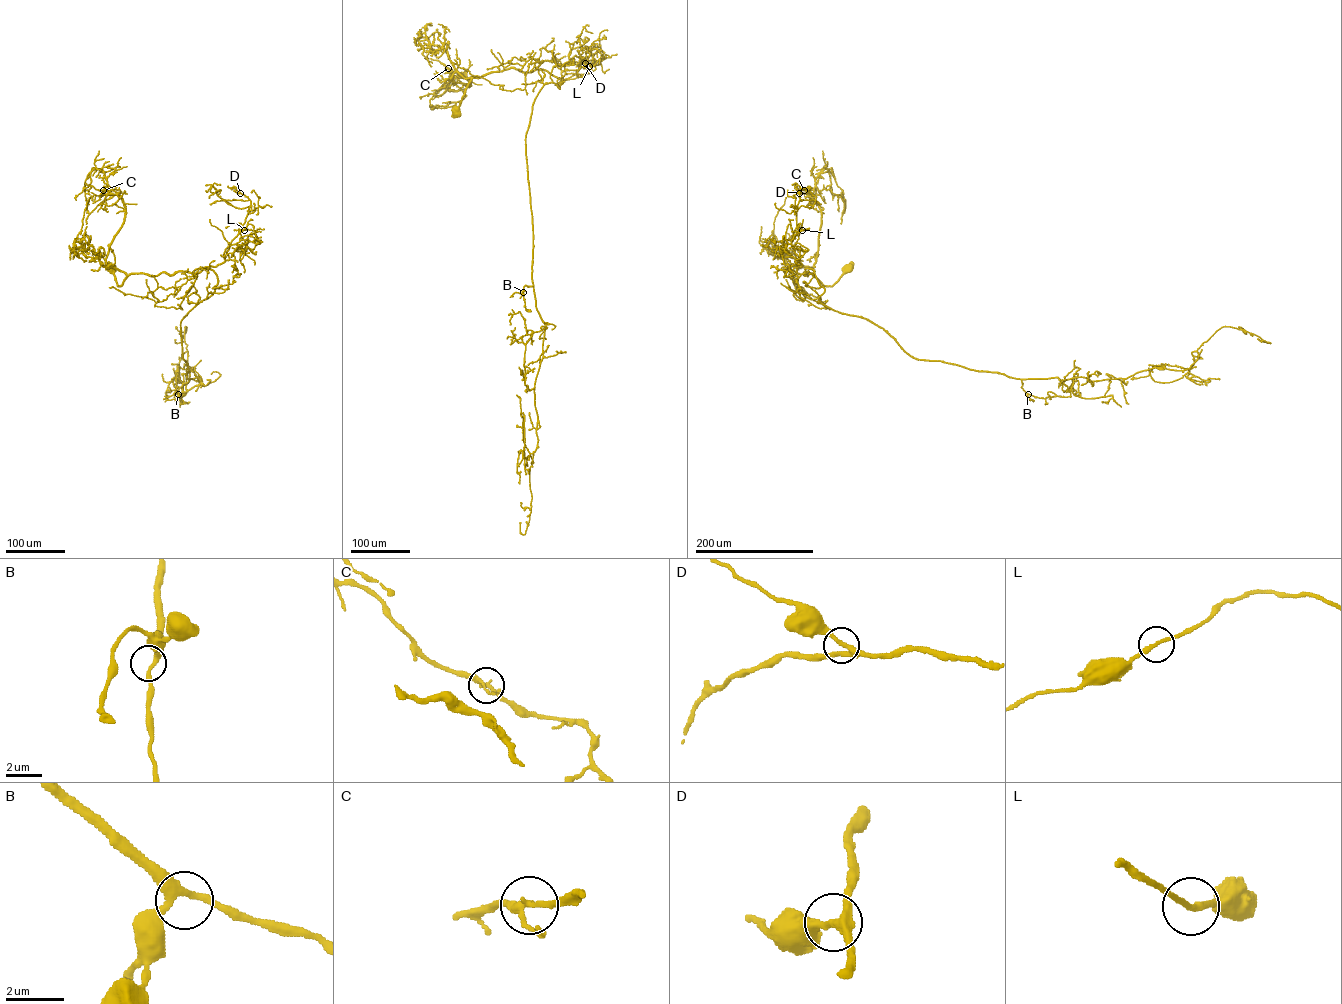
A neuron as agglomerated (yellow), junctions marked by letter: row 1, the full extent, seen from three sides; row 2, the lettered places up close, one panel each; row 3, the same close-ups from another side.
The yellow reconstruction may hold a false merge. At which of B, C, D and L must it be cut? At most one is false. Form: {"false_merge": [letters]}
{"false_merge": []}

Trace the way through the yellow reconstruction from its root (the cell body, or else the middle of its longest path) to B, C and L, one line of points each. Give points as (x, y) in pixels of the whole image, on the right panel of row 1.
B: (844, 267), (831, 286), (805, 269), (824, 289), (822, 303), (868, 319), (914, 358), (1019, 378), (1028, 394)
C: (844, 267), (832, 285), (826, 286), (808, 266), (815, 262), (821, 211), (813, 195), (804, 190)
L: (844, 267), (831, 286), (813, 273), (804, 274), (808, 271), (798, 274), (801, 264), (783, 244), (802, 230)

